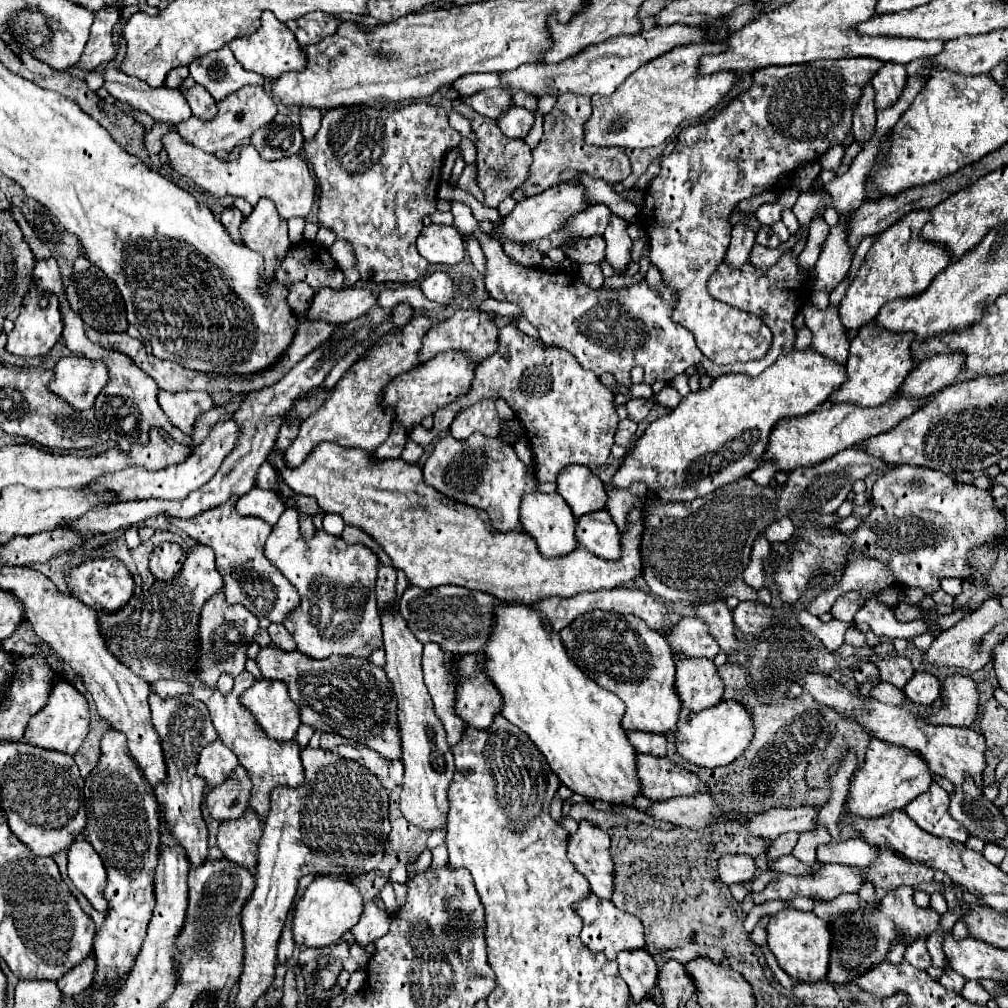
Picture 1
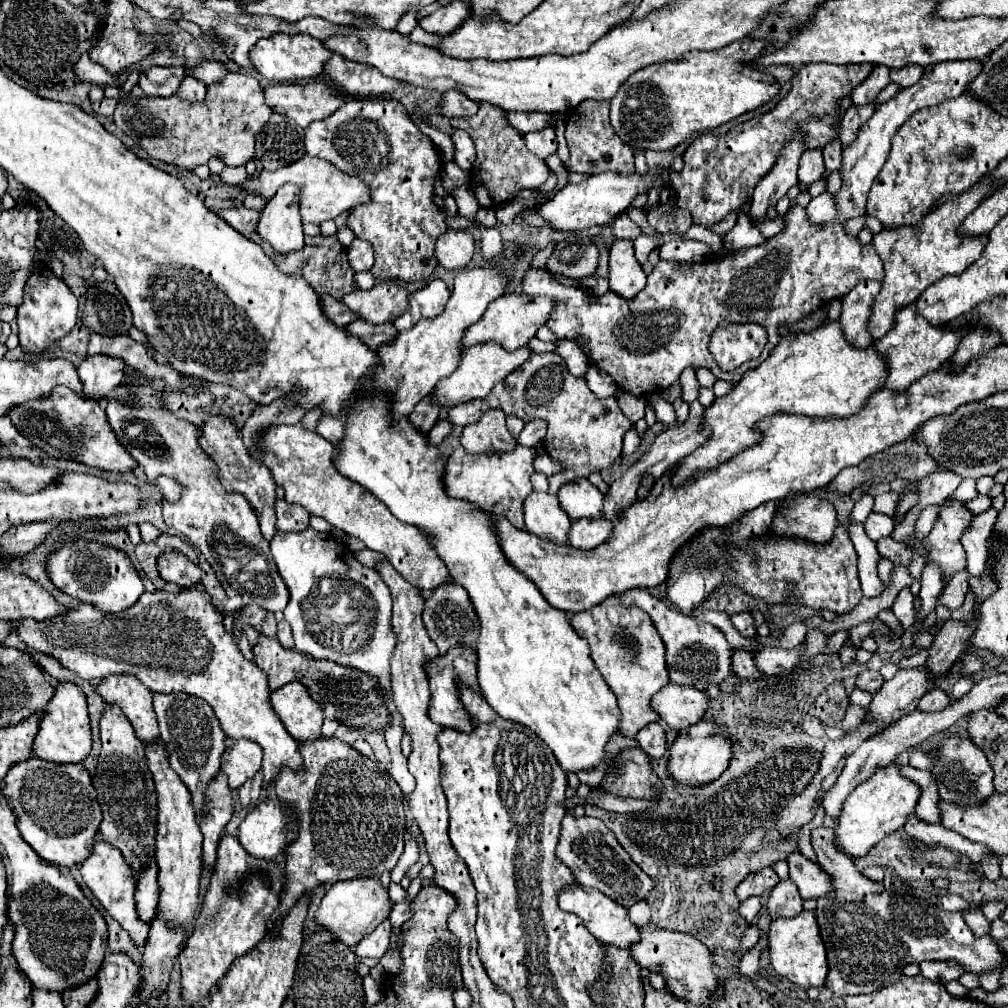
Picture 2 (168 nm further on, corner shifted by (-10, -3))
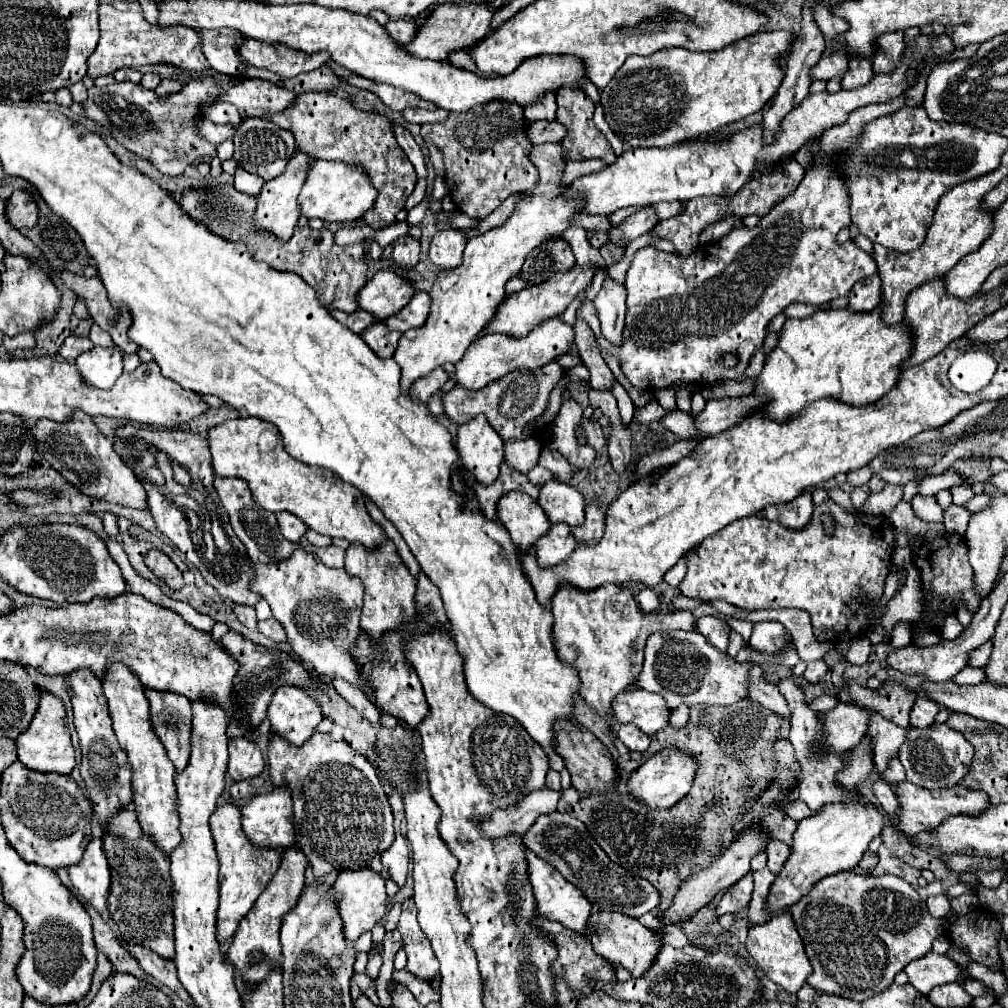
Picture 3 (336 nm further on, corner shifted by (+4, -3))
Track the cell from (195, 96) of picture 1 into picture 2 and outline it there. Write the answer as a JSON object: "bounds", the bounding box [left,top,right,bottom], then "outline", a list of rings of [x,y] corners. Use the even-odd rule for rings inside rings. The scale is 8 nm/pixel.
{"bounds":[176,76,206,102],"outline":[[[188,76],[188,78],[184,78],[184,80],[180,82],[176,96],[178,96],[180,100],[188,100],[188,102],[204,100],[204,96],[206,96],[206,84],[204,84],[202,80],[196,80],[196,78]]]}

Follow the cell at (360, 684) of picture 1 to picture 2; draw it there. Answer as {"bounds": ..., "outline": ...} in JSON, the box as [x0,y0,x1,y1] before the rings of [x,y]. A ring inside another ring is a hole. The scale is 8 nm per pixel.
{"bounds":[252,634,388,732],"outline":[[[262,634],[258,638],[258,644],[252,646],[252,654],[254,654],[254,662],[266,672],[268,686],[272,692],[288,682],[298,680],[308,686],[312,698],[324,708],[326,718],[338,720],[350,728],[360,728],[366,732],[374,732],[374,730],[384,732],[388,724],[388,710],[384,708],[384,702],[378,696],[376,680],[372,680],[368,674],[356,672],[352,668],[344,668],[330,660],[316,660],[308,654],[288,650],[278,642],[278,638],[268,638]]]}

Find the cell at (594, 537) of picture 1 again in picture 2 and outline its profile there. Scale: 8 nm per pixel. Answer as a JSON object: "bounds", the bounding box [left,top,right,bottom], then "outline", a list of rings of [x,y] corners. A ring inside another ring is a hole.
{"bounds":[568,518,612,550],"outline":[[[604,518],[576,520],[568,532],[568,544],[578,550],[592,550],[594,546],[608,540],[610,532],[612,532],[612,522]]]}

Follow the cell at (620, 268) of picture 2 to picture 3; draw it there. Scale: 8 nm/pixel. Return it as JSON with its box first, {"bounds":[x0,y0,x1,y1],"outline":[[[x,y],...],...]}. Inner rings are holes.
{"bounds":[594,276,626,344],"outline":[[[608,276],[602,284],[602,290],[594,298],[594,306],[600,318],[604,338],[608,338],[612,344],[620,344],[626,316],[626,286],[618,284]]]}

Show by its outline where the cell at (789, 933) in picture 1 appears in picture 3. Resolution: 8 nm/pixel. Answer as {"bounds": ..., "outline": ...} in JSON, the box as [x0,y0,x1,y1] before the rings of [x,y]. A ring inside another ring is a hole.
{"bounds":[746,912,810,994],"outline":[[[790,912],[776,914],[770,922],[752,926],[748,932],[748,938],[746,938],[746,950],[754,958],[756,966],[768,978],[790,994],[796,994],[806,984],[806,976],[810,976],[810,962],[804,952],[804,944],[800,940],[800,934],[796,932],[796,924],[794,924]]]}

